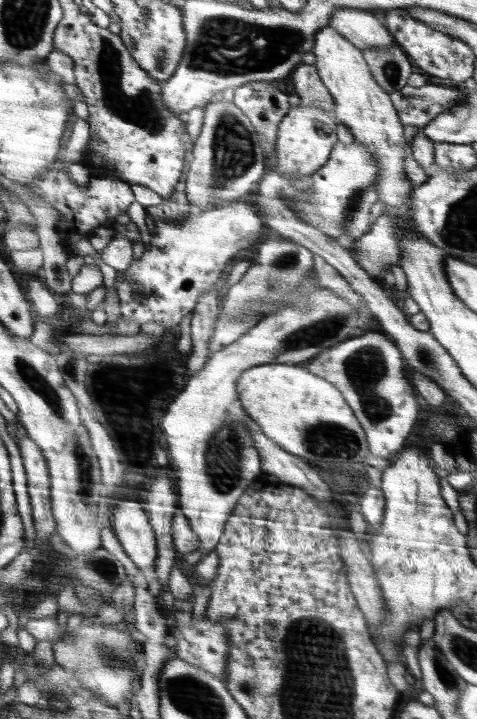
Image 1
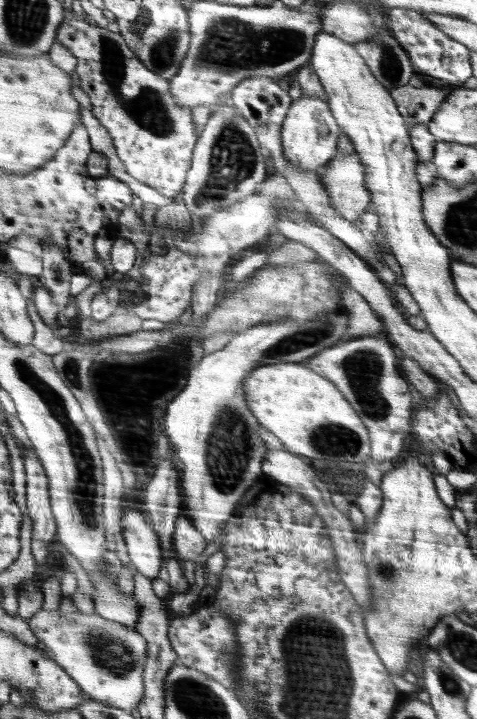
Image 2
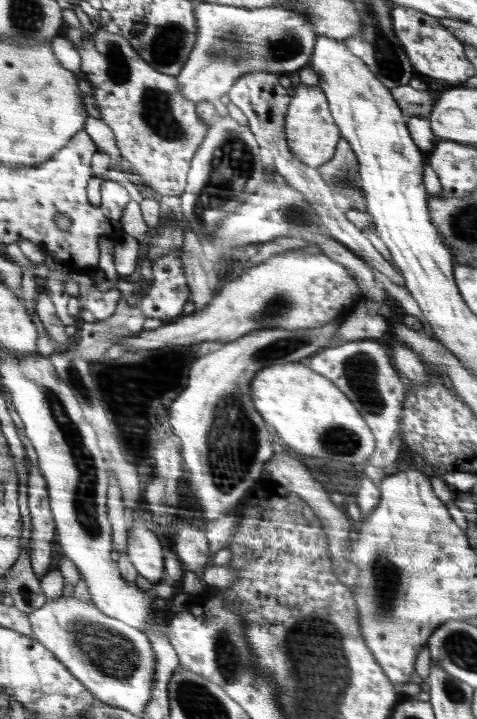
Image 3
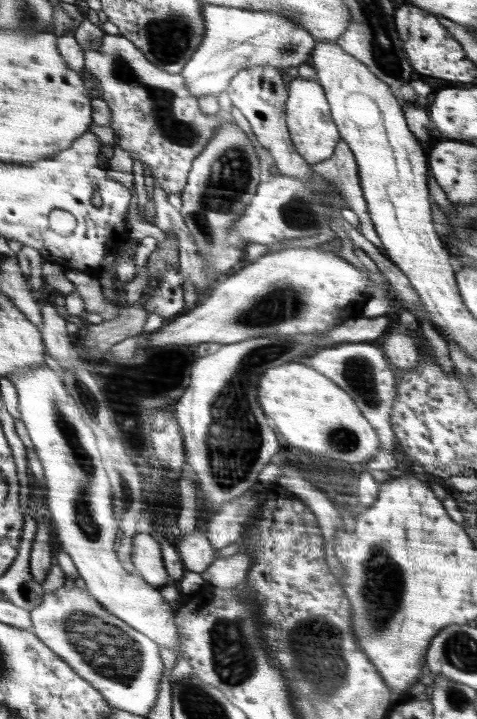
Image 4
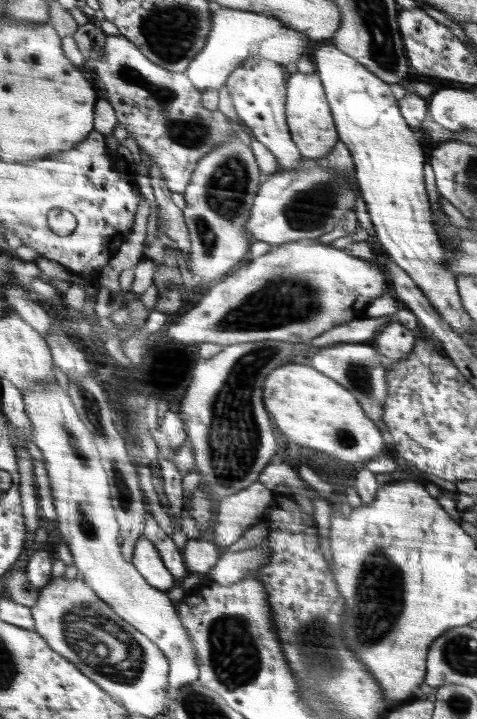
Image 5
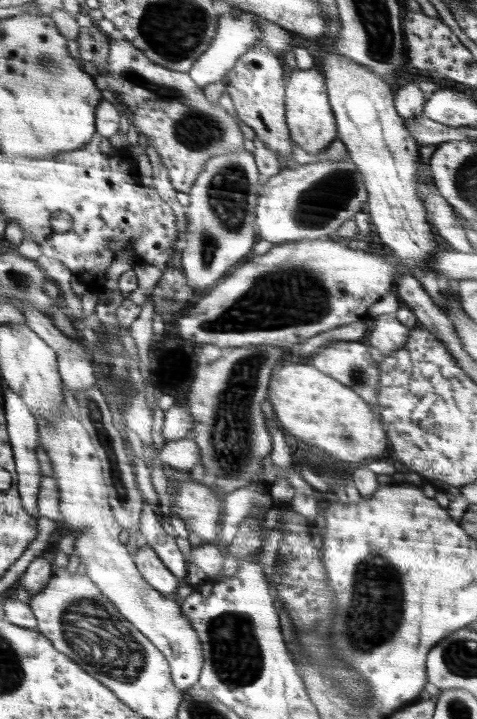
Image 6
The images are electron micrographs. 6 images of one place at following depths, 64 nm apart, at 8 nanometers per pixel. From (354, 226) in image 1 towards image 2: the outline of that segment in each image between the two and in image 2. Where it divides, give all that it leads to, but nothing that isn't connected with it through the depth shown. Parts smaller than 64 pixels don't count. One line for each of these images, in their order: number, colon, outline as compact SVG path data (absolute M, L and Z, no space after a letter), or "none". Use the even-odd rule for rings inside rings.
2: M359 154L349 158L335 158L331 168L321 174L331 198L335 200L335 208L345 220L357 224L357 218L363 212L369 212L371 206L371 190L367 188L365 164Z

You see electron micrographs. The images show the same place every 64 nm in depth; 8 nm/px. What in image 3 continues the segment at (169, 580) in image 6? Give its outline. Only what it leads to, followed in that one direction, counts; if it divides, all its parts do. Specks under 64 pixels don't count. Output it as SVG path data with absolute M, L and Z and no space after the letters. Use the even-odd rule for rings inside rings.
M135 526L129 534L129 558L135 570L149 582L159 584L167 578L165 548L147 528Z

